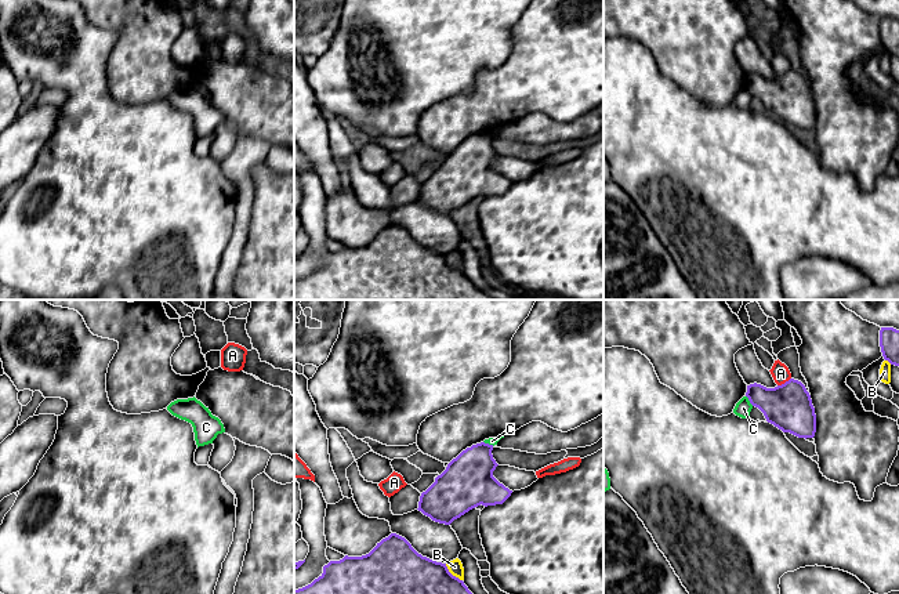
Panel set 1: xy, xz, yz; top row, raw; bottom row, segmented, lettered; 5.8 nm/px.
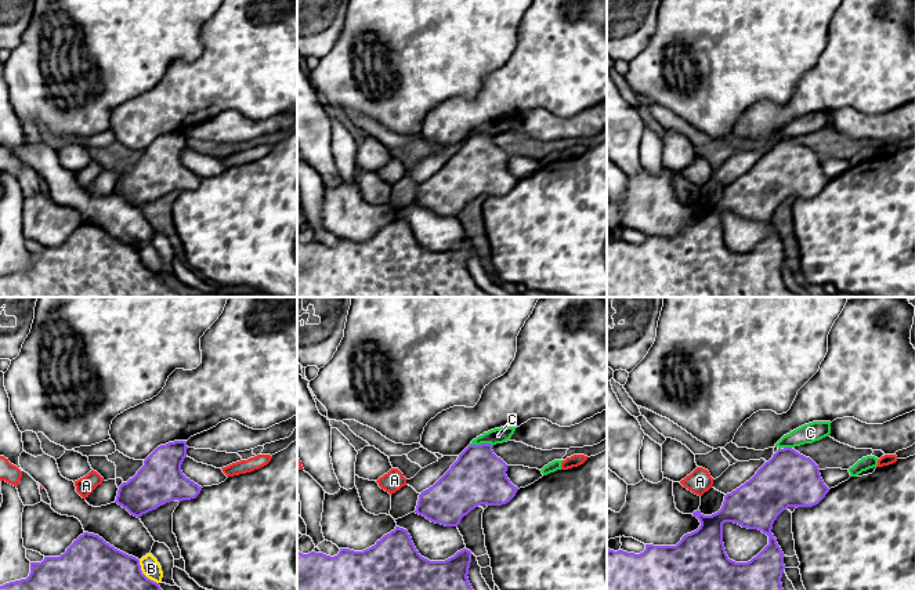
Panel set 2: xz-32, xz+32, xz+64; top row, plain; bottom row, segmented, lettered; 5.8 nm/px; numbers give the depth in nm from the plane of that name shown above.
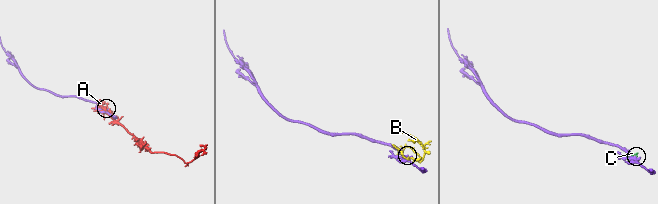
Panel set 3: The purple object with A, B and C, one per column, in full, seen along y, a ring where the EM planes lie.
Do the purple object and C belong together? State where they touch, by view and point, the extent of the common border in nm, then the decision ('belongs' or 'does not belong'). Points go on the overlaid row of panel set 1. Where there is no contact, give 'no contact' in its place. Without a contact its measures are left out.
yz (749, 399) | 80 nm | does not belong

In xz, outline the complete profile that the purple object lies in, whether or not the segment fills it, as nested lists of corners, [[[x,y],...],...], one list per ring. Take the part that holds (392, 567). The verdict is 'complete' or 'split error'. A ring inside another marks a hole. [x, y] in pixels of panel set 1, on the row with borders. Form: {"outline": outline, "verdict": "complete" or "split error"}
{"outline": [[[391,533],[383,539],[366,555],[348,557],[340,561],[330,561],[323,566],[323,573],[311,584],[294,590],[294,594],[472,594],[463,580],[453,576],[446,564],[436,562],[418,554],[402,536]]], "verdict": "complete"}

